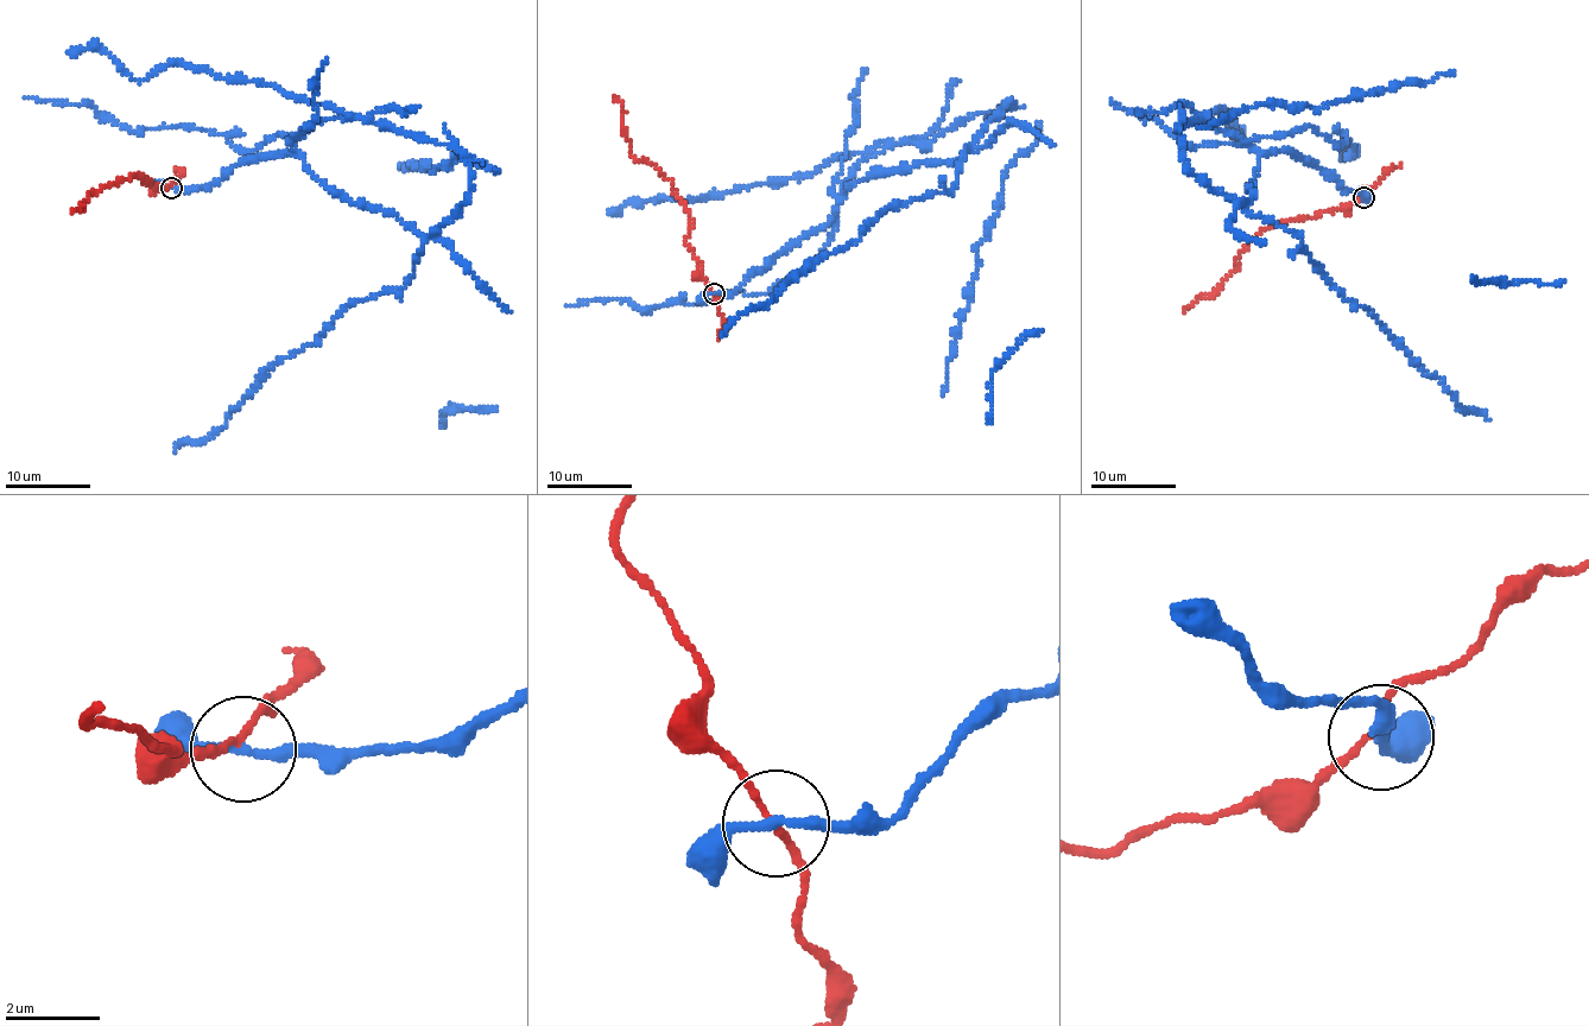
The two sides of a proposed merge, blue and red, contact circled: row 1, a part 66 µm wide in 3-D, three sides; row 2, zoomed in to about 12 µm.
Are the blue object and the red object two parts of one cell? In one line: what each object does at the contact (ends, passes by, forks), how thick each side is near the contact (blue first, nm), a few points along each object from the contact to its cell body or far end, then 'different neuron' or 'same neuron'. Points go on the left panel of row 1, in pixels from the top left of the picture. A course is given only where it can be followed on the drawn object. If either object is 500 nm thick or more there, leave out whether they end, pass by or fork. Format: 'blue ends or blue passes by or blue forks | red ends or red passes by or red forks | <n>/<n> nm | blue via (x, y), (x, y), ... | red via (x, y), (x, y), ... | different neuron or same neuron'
blue passes by | red passes by | 200/120 nm | blue via (170, 189), (295, 151), (425, 238), (470, 176), (451, 147), (358, 118), (247, 151), (25, 96) | red via (170, 188), (158, 191), (158, 187), (144, 183), (149, 178), (132, 176), (95, 191), (81, 208), (71, 211) | different neuron

